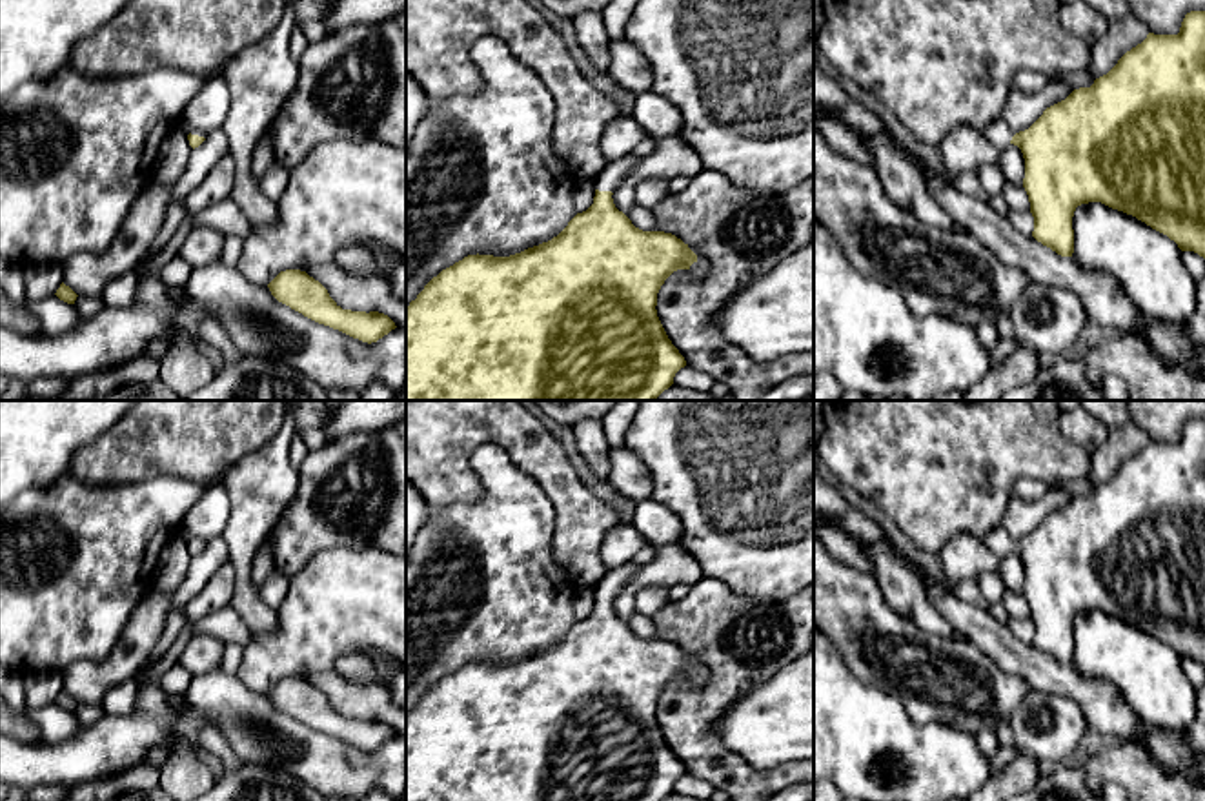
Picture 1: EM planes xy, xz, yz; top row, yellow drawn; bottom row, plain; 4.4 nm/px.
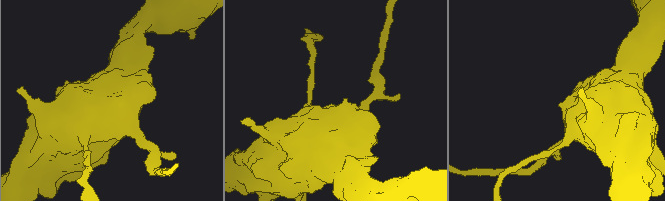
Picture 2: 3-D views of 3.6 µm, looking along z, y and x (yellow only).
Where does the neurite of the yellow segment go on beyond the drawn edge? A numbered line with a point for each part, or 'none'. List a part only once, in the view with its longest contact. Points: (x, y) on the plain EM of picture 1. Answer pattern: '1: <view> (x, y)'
1: xz (608, 588)

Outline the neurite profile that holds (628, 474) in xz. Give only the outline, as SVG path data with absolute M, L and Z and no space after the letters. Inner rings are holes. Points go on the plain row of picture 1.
M624 444L610 448L610 484L635 504L652 497L652 477L646 464Z

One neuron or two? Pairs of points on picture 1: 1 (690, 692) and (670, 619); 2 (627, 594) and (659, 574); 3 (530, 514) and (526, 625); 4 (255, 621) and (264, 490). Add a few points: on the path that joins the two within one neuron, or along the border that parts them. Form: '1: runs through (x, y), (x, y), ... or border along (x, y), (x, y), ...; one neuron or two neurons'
1: runs through (703, 674), (703, 652), (688, 638); one neuron
2: runs through (634, 587), (652, 574); one neuron
3: runs through (525, 541), (525, 598); one neuron
4: runs through (244, 588), (243, 537), (250, 523); one neuron

